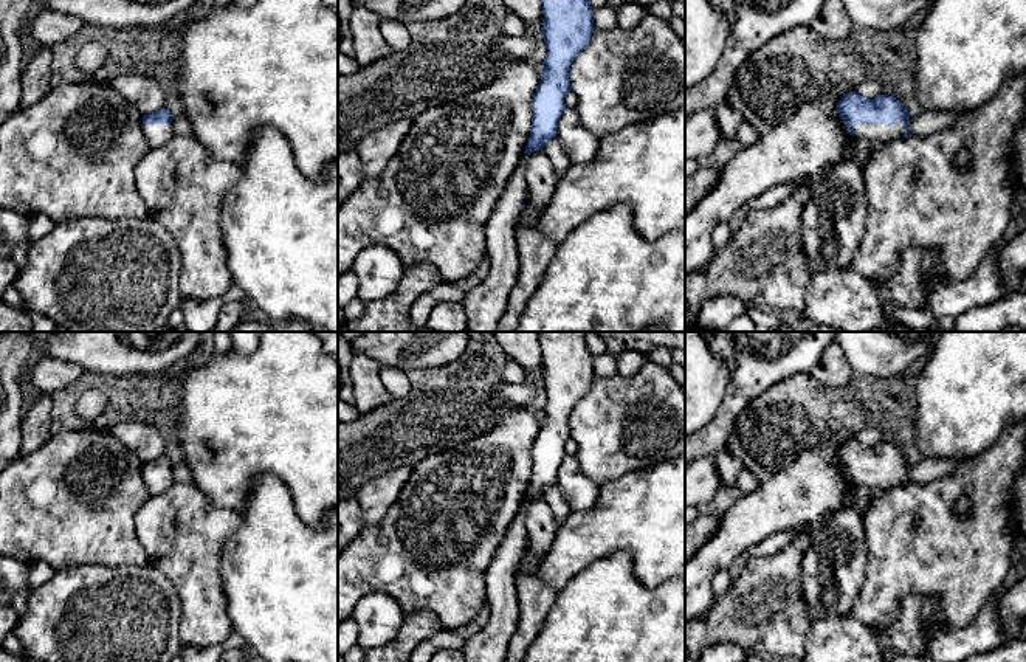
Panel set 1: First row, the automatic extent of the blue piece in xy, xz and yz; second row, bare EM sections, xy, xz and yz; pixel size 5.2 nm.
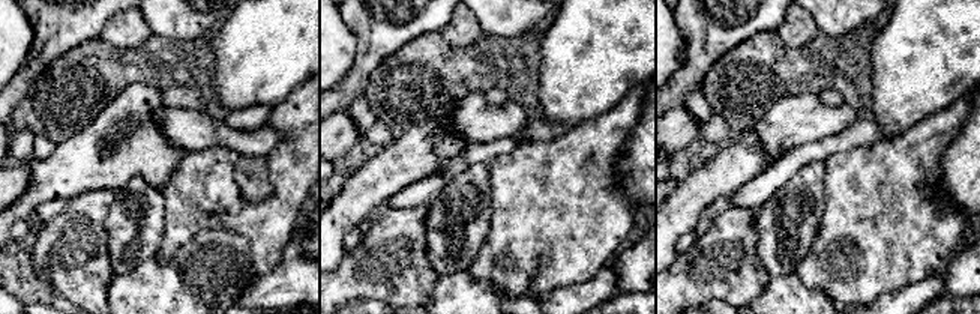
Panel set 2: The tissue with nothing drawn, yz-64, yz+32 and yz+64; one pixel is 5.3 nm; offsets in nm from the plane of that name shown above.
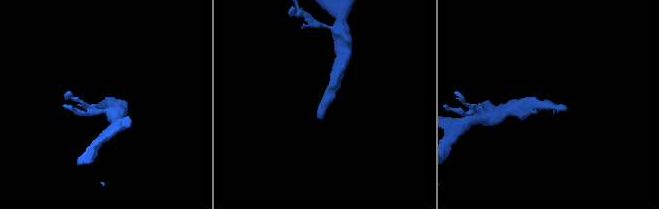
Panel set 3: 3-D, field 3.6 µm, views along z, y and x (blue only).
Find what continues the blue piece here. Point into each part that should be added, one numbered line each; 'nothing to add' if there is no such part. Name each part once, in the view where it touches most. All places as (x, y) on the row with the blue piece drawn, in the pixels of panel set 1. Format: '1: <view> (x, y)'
1: yz (882, 132)

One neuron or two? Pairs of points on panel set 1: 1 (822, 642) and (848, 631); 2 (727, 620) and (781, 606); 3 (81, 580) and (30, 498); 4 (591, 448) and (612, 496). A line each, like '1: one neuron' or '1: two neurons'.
1: one neuron
2: one neuron
3: two neurons
4: two neurons

